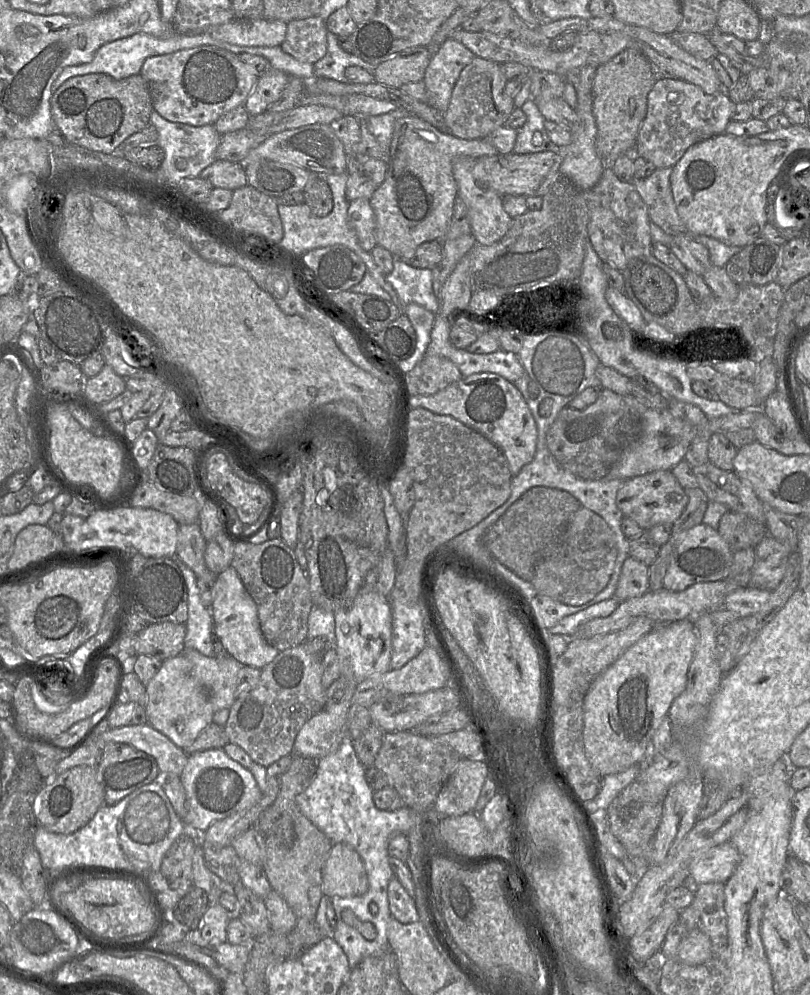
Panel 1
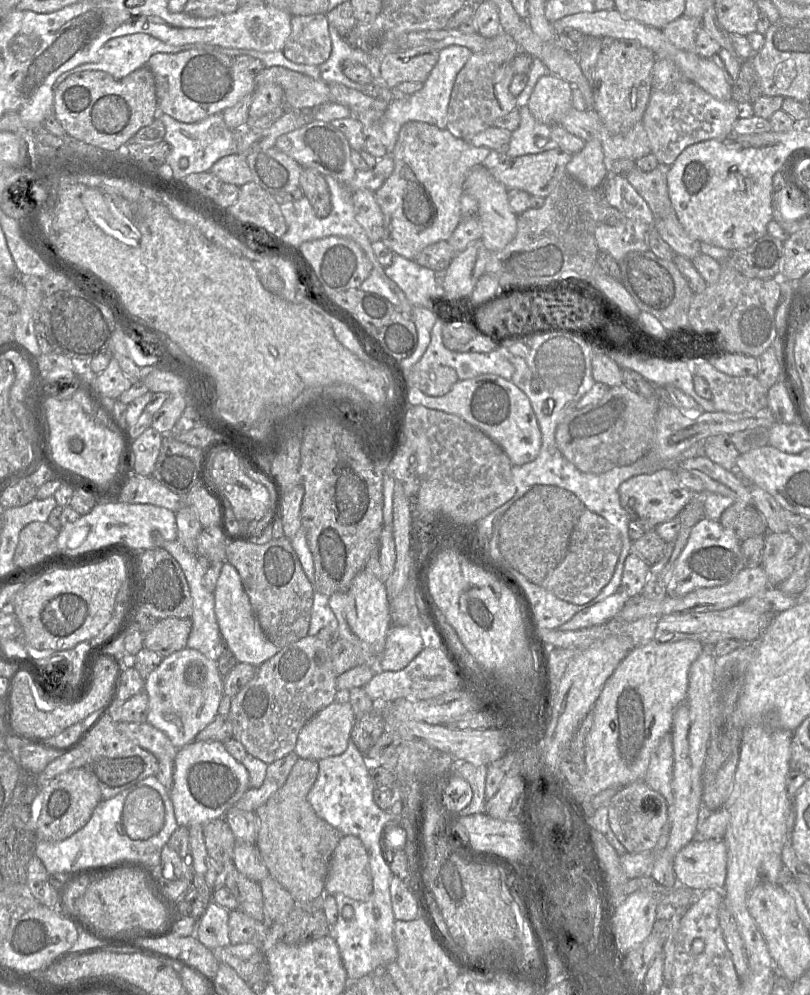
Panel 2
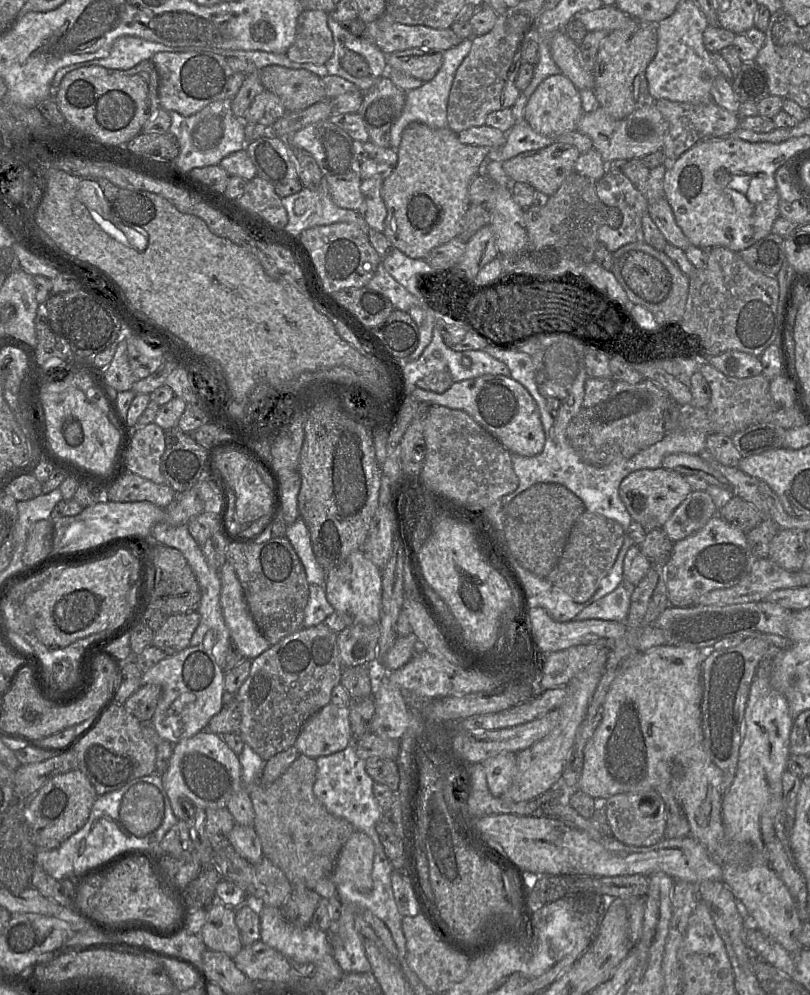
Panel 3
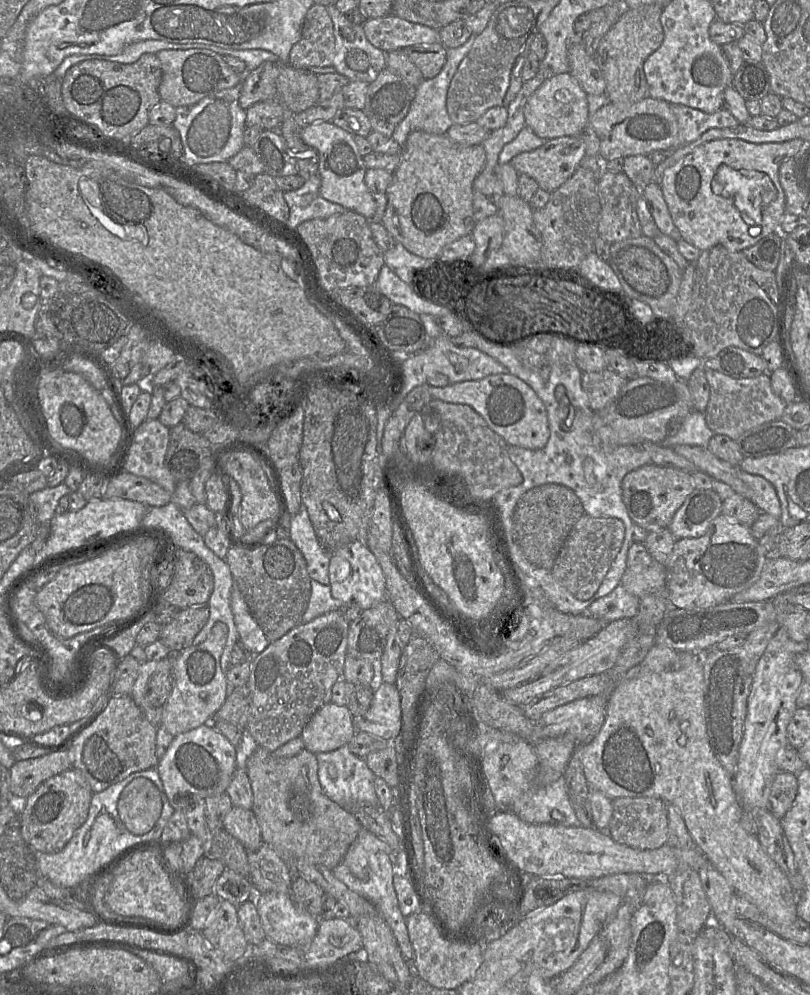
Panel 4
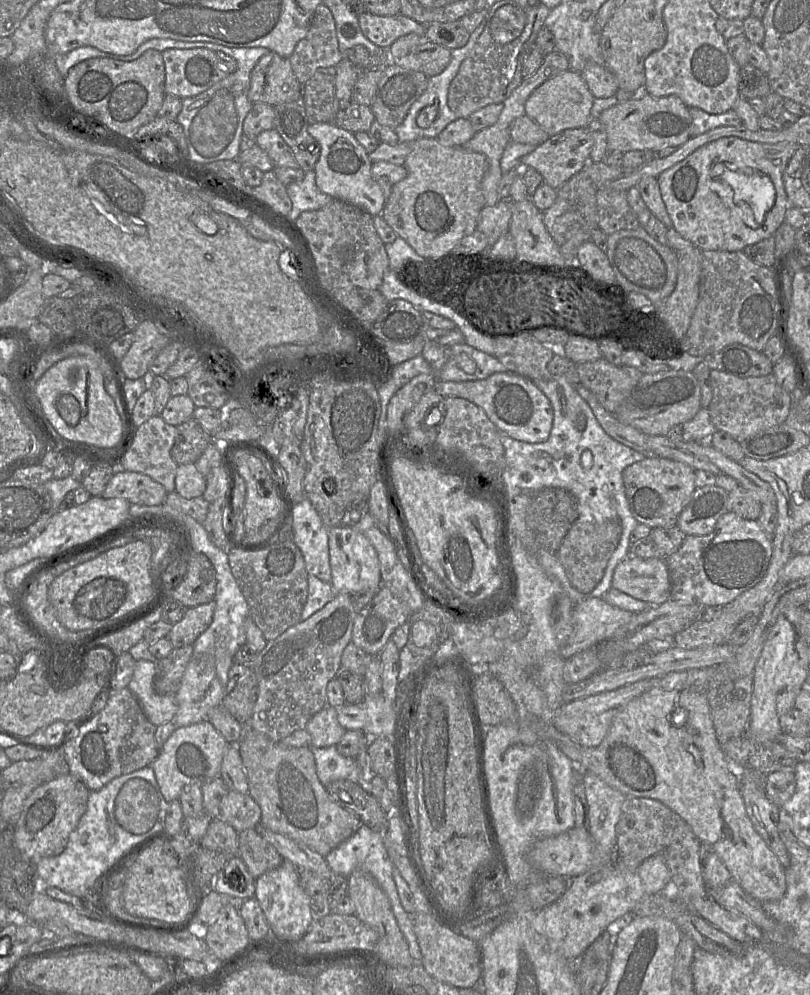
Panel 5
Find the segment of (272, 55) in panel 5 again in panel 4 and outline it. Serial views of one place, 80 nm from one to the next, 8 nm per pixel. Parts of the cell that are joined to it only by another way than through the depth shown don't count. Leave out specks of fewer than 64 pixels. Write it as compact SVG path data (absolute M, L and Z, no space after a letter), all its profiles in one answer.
M264 62L251 71L242 83L239 105L246 110L253 104L276 99L278 63Z

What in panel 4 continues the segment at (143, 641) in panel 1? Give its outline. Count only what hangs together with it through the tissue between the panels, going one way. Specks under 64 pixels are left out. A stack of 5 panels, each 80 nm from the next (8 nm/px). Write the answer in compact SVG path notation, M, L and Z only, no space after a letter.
M207 604L180 609L175 618L166 625L161 625L159 639L171 652L180 652L192 645L196 634L209 618Z

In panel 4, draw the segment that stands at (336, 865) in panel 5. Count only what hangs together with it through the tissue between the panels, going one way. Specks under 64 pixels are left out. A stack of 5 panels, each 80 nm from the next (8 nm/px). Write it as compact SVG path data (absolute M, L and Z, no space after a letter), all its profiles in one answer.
M384 851L373 853L369 857L369 879L360 880L356 878L342 862L333 870L334 876L343 882L351 891L369 900L378 912L388 923L399 944L402 955L405 960L413 960L414 950L409 939L408 929L406 925L406 917L401 913L398 898L393 886L393 875L396 873L396 866L393 857Z

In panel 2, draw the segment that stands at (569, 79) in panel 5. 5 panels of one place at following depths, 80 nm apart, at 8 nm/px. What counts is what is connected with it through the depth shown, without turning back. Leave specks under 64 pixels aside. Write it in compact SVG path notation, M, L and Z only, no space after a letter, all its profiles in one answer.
M548 72L538 79L526 105L537 121L549 126L559 125L563 116L573 108L572 85Z

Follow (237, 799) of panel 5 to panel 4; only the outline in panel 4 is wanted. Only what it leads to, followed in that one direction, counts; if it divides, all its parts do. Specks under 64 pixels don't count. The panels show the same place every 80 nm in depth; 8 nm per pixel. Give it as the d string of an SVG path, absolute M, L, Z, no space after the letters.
M232 807L224 818L223 827L247 851L256 851L263 844L261 828L252 809Z

